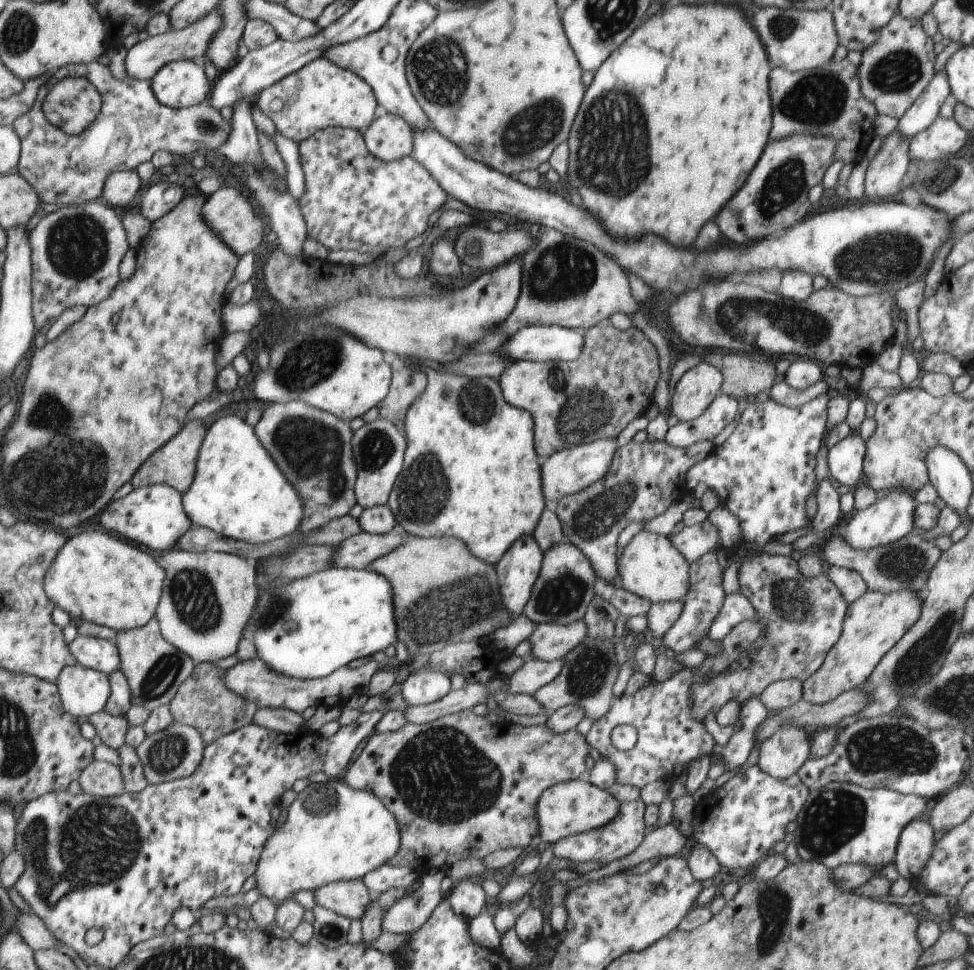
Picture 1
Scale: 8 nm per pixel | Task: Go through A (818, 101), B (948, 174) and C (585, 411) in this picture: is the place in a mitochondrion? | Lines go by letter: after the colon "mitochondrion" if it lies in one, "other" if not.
A: mitochondrion
B: mitochondrion
C: mitochondrion

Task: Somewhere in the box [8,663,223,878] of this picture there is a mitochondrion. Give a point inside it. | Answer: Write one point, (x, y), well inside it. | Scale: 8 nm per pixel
(169, 750)

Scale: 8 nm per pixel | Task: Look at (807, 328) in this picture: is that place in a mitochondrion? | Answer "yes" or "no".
yes

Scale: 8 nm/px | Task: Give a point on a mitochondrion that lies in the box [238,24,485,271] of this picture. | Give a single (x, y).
(437, 66)

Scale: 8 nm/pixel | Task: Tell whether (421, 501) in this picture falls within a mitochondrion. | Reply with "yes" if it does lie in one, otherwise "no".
yes

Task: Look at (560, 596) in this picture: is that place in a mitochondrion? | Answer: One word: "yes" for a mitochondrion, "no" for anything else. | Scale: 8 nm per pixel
yes

